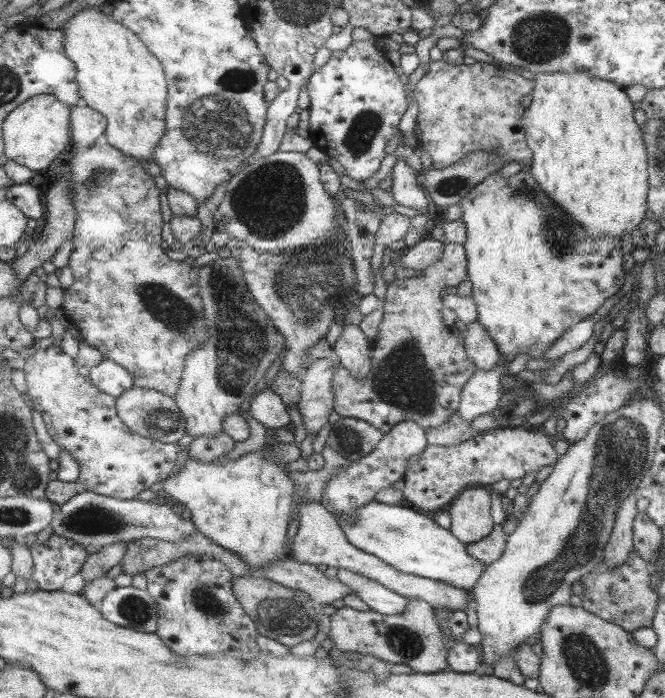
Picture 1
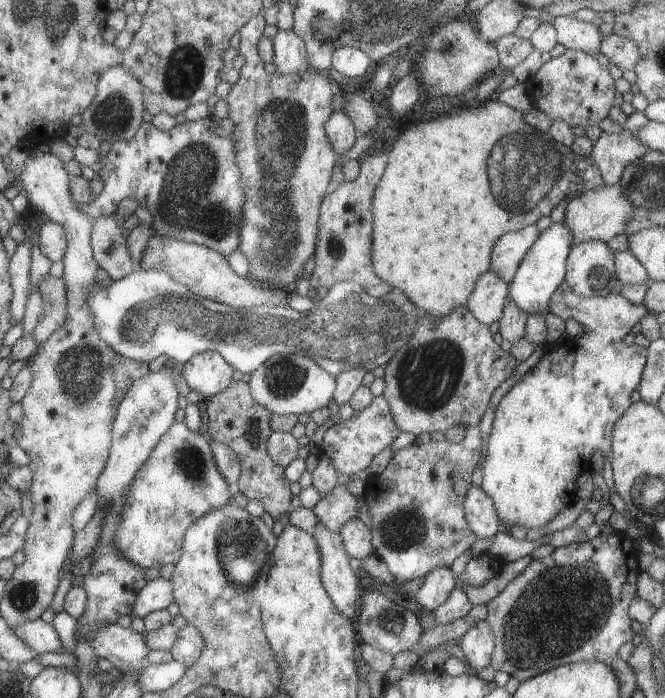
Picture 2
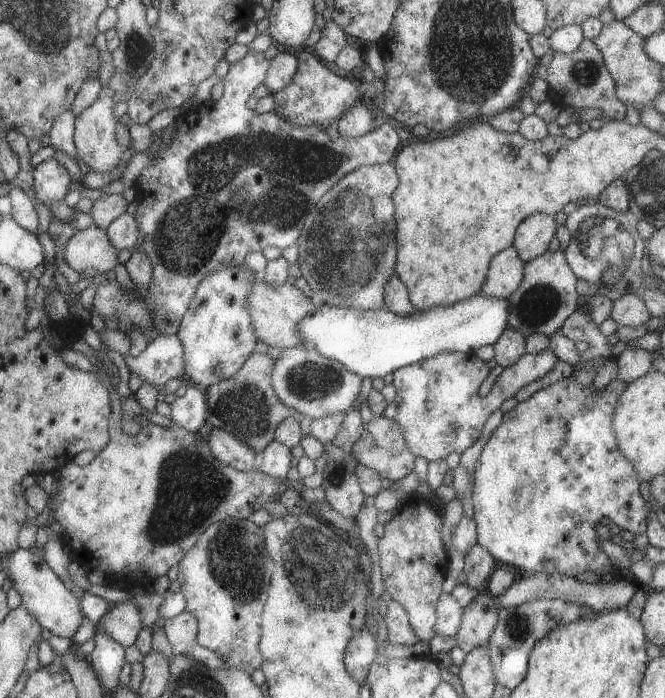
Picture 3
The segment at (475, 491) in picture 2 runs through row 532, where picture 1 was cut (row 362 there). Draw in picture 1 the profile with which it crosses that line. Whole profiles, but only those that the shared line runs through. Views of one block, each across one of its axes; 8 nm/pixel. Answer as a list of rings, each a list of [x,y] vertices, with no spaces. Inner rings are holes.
[[[477,319],[466,325],[461,337],[469,360],[476,366],[476,370],[488,371],[497,366],[501,358],[498,346]]]

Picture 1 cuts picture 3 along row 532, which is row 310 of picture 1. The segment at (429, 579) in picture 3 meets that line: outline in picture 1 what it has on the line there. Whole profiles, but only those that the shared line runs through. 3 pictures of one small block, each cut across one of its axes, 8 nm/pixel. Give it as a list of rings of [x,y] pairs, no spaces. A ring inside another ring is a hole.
[[[443,241],[443,255],[431,266],[424,268],[420,277],[396,278],[385,287],[385,299],[382,302],[382,317],[377,326],[377,336],[373,340],[372,370],[368,376],[357,380],[345,368],[341,367],[333,354],[331,366],[334,369],[332,390],[335,393],[335,404],[332,409],[340,417],[349,417],[369,423],[382,434],[389,432],[398,422],[410,420],[421,428],[442,425],[455,414],[459,404],[462,386],[476,371],[476,366],[465,354],[463,358],[464,341],[457,335],[451,336],[449,330],[441,324],[441,289],[456,287],[465,280],[464,246],[455,242]]]

